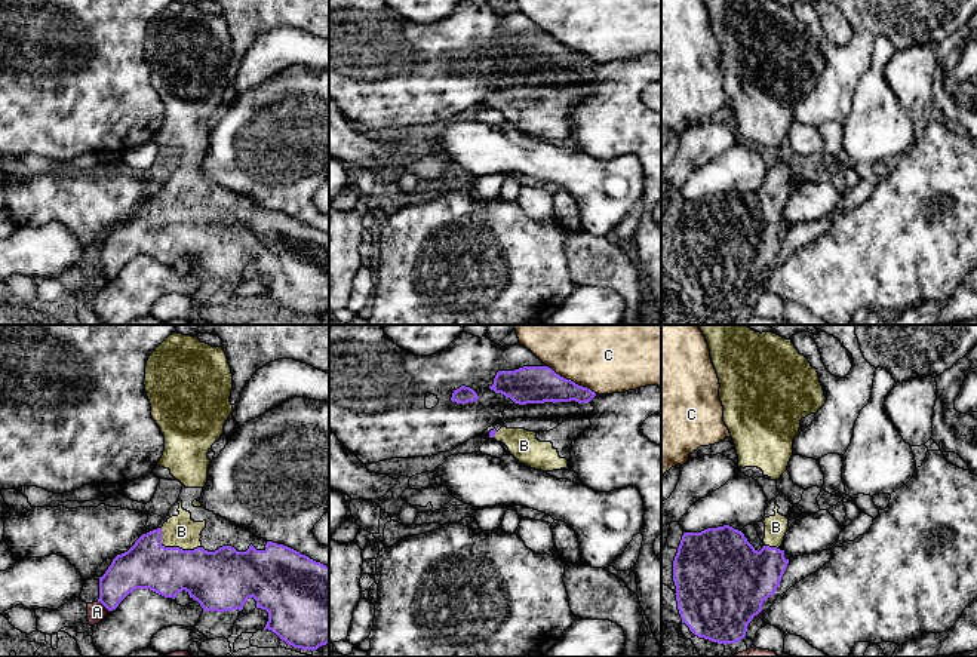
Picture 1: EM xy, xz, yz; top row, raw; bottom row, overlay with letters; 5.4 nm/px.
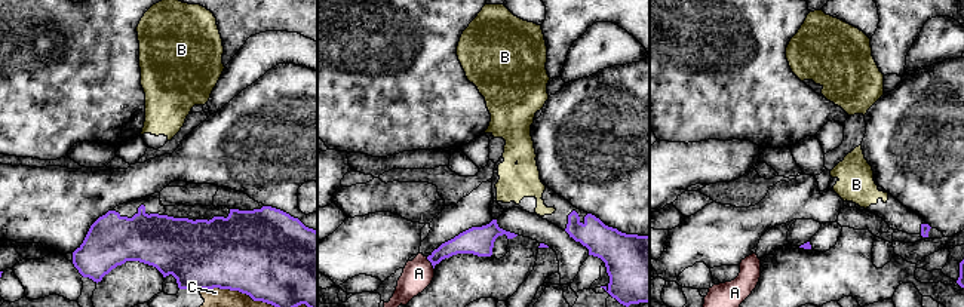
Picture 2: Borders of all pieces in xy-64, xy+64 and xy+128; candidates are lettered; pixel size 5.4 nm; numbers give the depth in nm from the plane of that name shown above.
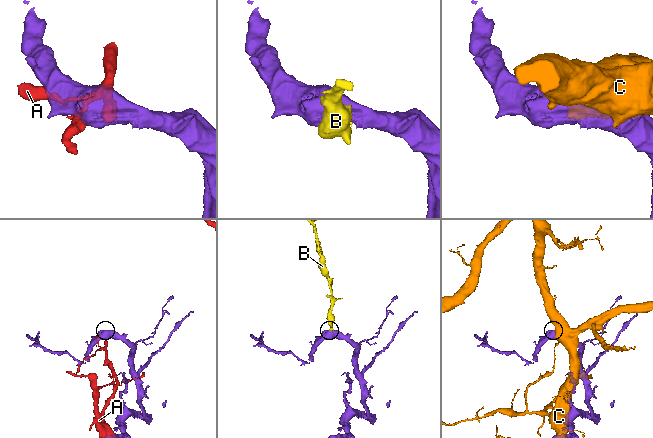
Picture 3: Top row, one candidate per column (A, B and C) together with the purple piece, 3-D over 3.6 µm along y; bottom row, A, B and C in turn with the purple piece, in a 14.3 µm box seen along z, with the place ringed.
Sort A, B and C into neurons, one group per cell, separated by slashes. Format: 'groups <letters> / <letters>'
groups A / B / C

